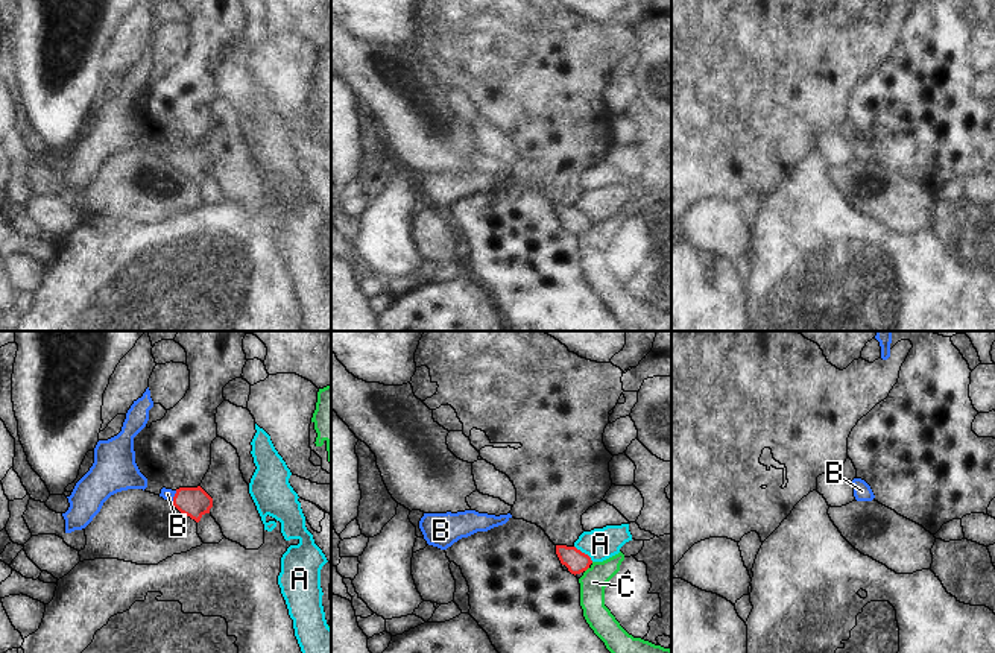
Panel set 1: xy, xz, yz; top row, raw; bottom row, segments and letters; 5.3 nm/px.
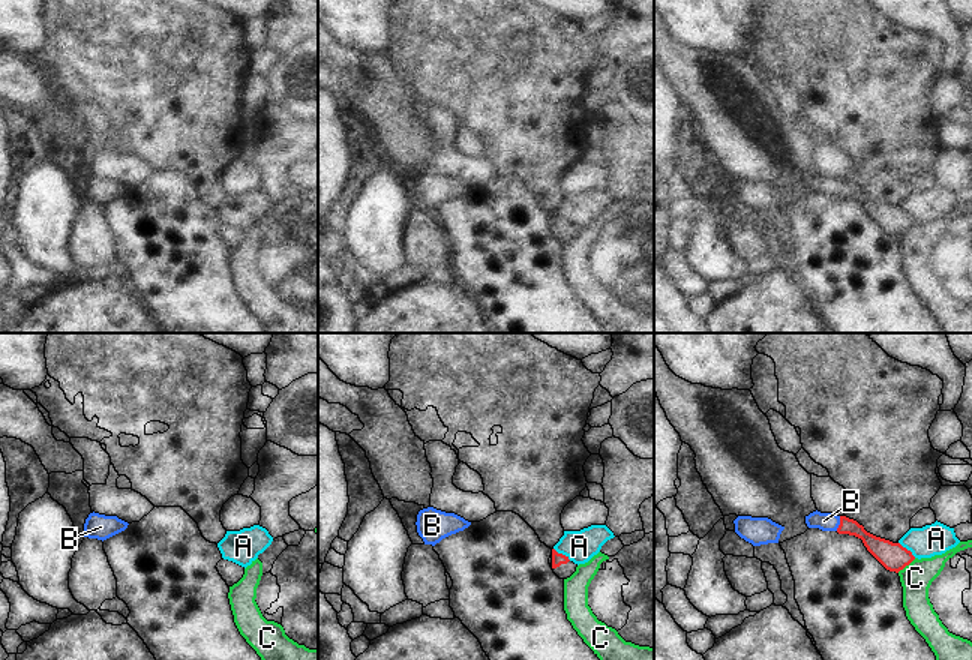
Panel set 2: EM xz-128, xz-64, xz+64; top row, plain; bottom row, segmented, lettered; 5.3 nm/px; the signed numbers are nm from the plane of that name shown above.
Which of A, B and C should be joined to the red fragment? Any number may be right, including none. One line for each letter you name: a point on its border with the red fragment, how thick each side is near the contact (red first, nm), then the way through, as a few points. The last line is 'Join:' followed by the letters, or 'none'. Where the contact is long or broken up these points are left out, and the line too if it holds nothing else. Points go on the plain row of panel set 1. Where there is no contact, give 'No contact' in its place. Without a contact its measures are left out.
B: Touches red at xy (173, 157). Thickness 160 nm (red) against 60 nm. Path across: xy (193, 161), (173, 157), (167, 154)
Join: B

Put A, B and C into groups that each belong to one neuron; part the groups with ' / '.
A / B / C

